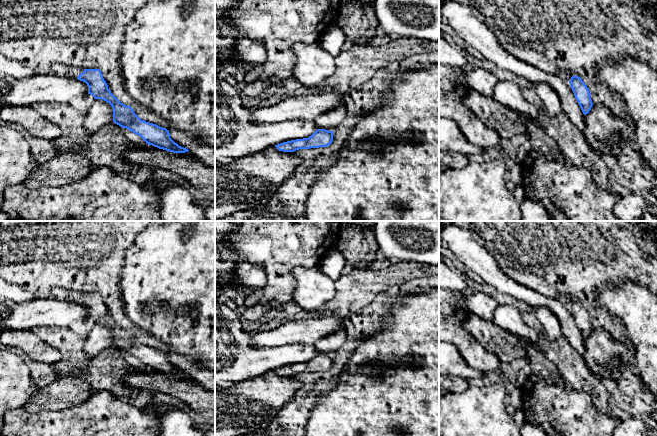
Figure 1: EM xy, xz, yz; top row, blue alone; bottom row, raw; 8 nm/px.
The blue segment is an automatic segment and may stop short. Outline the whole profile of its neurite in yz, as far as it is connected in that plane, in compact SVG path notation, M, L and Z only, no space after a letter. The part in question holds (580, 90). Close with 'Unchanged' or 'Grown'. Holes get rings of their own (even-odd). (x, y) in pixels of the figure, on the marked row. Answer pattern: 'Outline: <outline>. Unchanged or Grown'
Outline: M572 76L569 83L583 114L588 114L593 106L593 103L587 86L578 76Z. Unchanged

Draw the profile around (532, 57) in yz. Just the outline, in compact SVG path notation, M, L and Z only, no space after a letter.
M501 42L501 46L514 57L531 64L540 70L549 73L562 76L562 72L557 68L555 63L550 61L545 55L534 50L526 50L519 48L513 44Z

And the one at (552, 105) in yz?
M540 83L535 86L536 94L544 105L547 117L561 114L563 112L562 104L555 89L546 83Z

